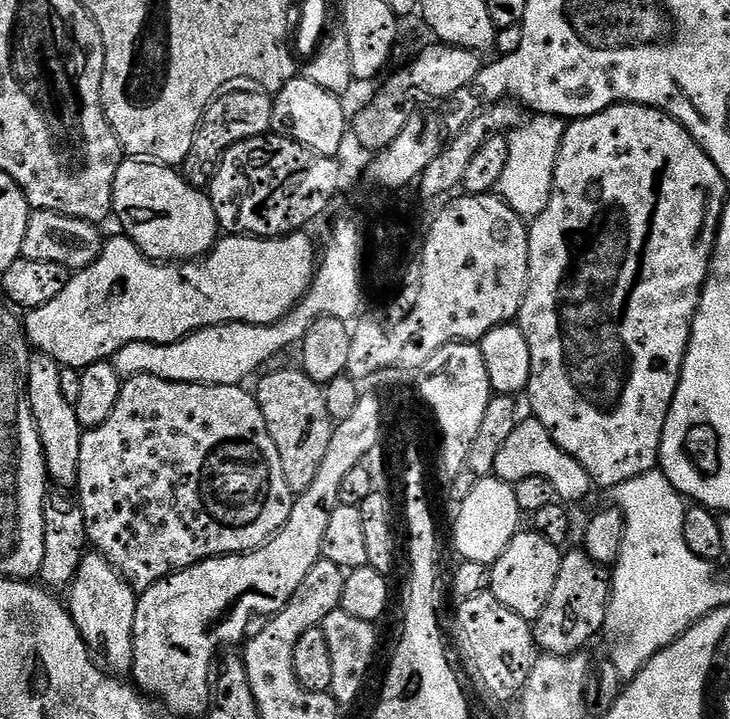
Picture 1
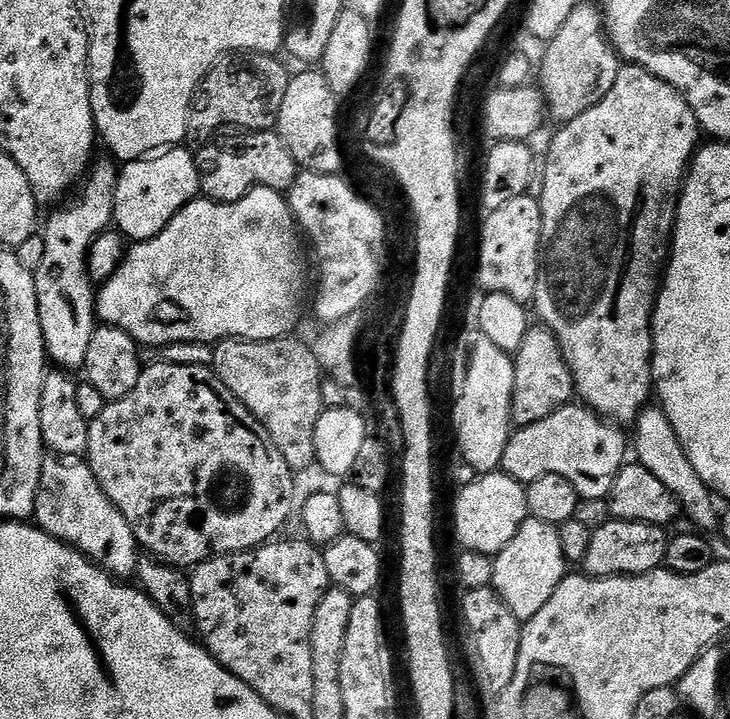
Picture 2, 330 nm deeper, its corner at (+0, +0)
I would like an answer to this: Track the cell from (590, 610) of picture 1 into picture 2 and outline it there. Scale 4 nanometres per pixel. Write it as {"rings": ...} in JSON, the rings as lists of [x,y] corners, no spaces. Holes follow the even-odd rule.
{"rings":[[[608,520],[606,526],[595,529],[590,538],[590,550],[582,565],[583,575],[606,578],[607,576],[641,576],[657,571],[666,558],[669,533],[661,525],[646,522]]]}

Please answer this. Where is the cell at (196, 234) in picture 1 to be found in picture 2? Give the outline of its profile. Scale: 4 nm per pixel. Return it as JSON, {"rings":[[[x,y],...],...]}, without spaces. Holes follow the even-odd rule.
{"rings":[[[173,146],[167,150],[161,151],[159,154],[149,155],[147,158],[127,161],[127,163],[125,163],[123,167],[119,169],[116,178],[116,193],[114,194],[114,210],[112,211],[112,219],[118,231],[121,232],[122,235],[125,236],[125,238],[127,238],[129,241],[139,242],[142,240],[149,240],[150,238],[154,238],[157,234],[159,234],[159,232],[166,230],[166,226],[169,224],[169,222],[172,221],[172,219],[176,217],[178,213],[189,204],[189,202],[197,199],[197,197],[201,195],[196,157],[191,151],[188,153],[186,149],[187,147],[184,146]]]}

